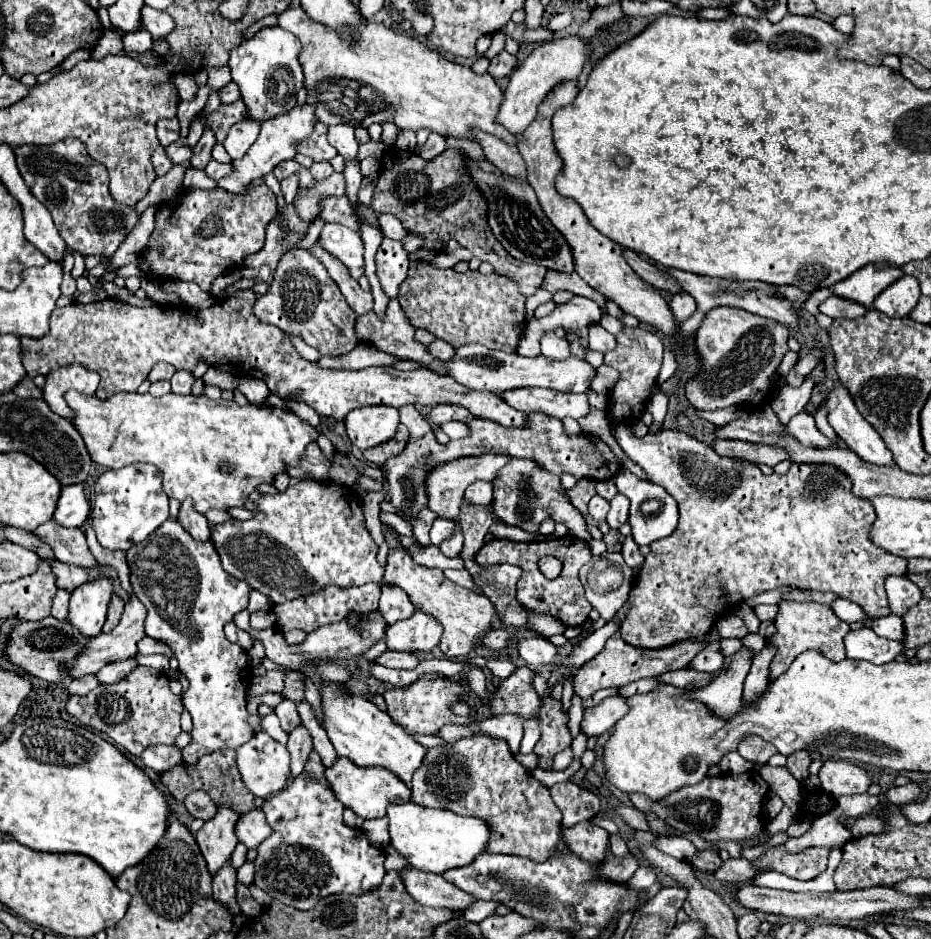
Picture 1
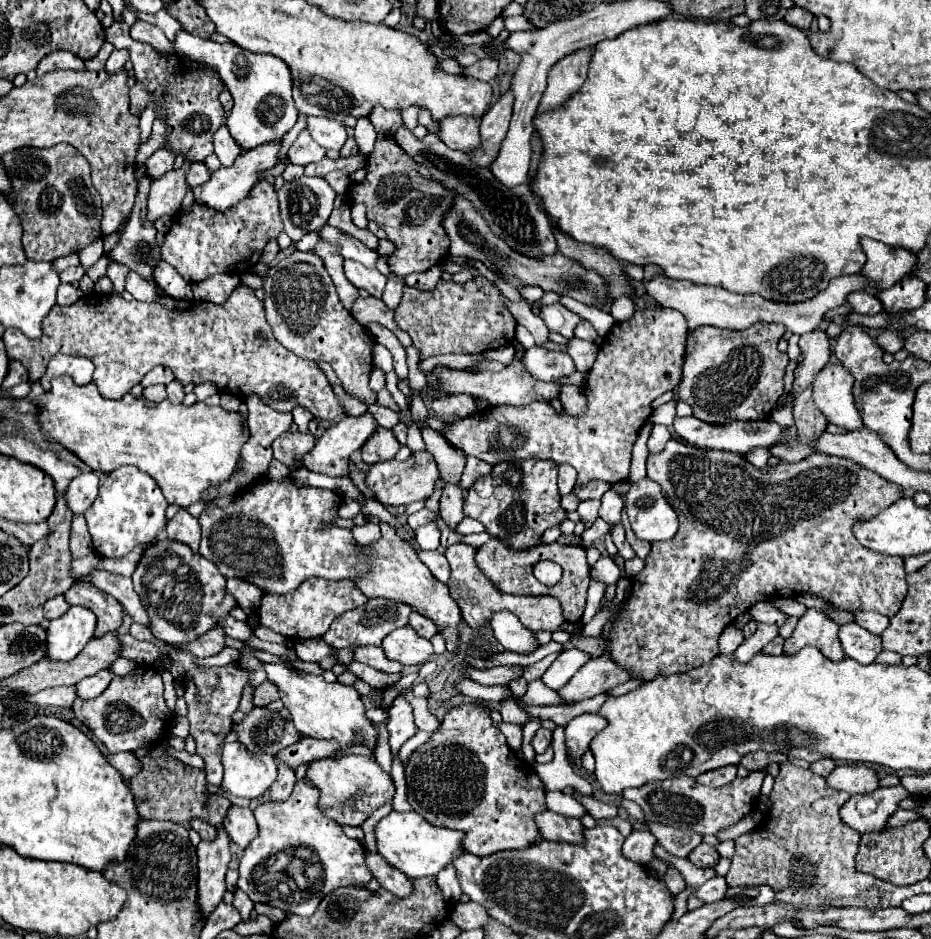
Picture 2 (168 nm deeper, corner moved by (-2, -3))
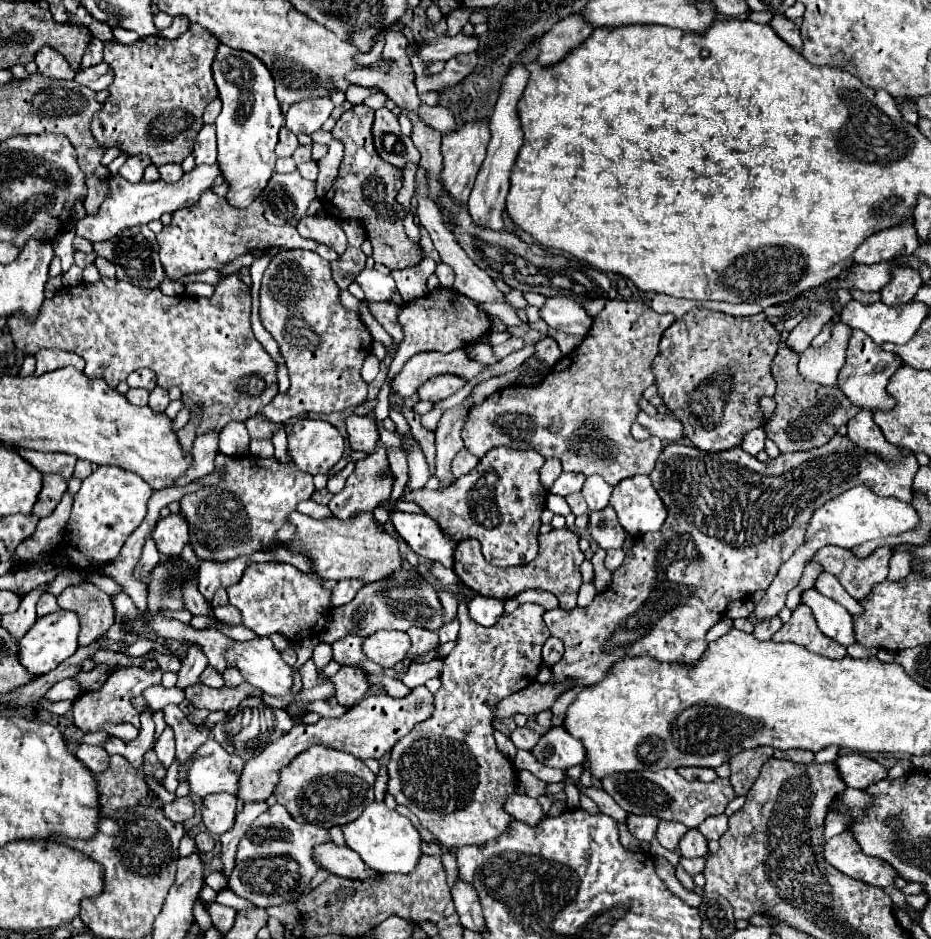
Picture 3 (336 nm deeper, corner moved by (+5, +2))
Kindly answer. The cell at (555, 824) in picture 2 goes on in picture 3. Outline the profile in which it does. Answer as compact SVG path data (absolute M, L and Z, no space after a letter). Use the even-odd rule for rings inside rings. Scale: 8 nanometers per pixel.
M513 795L513 799L509 799L509 803L505 803L505 811L509 811L509 815L513 815L513 819L517 819L529 827L539 825L541 819L545 817L545 811L537 803L537 799L527 797L527 795Z

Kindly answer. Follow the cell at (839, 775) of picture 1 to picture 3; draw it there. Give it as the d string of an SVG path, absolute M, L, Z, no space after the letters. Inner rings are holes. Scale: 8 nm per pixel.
M857 753L841 755L835 761L835 767L843 783L853 789L867 789L869 785L887 777L887 771L877 761Z

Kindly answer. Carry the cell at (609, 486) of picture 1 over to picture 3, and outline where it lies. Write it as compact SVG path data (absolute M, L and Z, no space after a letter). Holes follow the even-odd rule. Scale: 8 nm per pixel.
M561 473L559 479L553 483L553 487L549 491L555 493L555 495L563 495L565 497L569 493L581 491L583 483L585 483L585 475L581 475L581 473Z

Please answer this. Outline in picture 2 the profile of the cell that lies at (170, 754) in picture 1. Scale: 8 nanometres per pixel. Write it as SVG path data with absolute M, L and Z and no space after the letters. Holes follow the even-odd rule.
M118 752L118 754L108 754L106 760L110 760L110 764L124 776L136 776L136 772L140 772L140 762L132 752Z

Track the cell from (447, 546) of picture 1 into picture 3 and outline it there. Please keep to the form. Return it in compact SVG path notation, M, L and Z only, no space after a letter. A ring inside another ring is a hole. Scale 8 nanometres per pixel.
M465 399L461 405L449 409L441 417L439 427L435 431L435 437L437 437L435 439L435 445L437 445L437 471L435 471L435 475L441 481L441 489L449 487L455 481L455 477L451 473L451 461L455 459L457 451L463 449L461 427L467 419L469 405L471 405L471 399Z

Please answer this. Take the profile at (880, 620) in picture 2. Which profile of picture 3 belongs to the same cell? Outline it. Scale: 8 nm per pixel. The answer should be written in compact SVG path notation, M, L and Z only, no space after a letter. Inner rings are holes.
M821 573L821 575L817 577L815 589L817 589L821 595L825 595L825 597L837 601L839 605L843 605L851 615L861 615L861 613L865 613L865 607L863 607L857 599L853 599L853 597L843 589L843 585L841 585L833 575L829 575L829 573Z

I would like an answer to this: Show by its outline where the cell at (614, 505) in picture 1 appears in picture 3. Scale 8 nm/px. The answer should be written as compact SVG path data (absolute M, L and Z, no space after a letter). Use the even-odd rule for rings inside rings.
M591 475L591 477L587 477L581 493L591 511L601 511L601 509L605 509L605 505L609 505L611 491L613 491L613 487L609 483L605 483L605 479L601 479L599 475Z

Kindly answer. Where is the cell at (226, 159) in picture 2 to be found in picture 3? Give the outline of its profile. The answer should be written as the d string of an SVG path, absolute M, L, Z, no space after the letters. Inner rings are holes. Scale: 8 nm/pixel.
M203 125L203 129L197 135L193 155L195 155L197 165L217 163L217 137L215 137L215 127L213 125Z

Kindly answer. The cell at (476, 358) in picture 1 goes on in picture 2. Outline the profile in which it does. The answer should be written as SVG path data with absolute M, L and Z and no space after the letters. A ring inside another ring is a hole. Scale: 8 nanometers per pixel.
M540 346L530 348L524 354L522 362L524 362L524 368L532 376L536 376L538 380L544 380L544 382L554 382L562 376L576 372L576 366L566 352L546 350L546 348L540 348Z

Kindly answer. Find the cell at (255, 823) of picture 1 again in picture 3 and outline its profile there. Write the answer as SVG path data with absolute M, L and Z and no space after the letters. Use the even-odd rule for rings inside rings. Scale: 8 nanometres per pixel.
M229 793L207 795L203 799L201 813L203 813L205 827L215 835L223 835L229 829L233 829L235 815L237 815L237 797Z

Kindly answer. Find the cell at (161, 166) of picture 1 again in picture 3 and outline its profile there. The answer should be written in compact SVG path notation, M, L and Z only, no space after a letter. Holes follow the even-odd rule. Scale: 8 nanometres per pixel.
M147 225L129 227L127 231L123 231L123 235L115 235L113 239L93 243L93 249L99 257L105 257L111 263L115 263L117 279L133 283L137 287L149 287L149 289L159 287L159 283L165 275L163 267L161 267L161 261L159 261L159 243L155 239L155 233L149 231Z

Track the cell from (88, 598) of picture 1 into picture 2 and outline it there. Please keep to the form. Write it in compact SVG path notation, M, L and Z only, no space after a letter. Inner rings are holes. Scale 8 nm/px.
M72 606L60 620L52 620L48 630L48 658L68 662L76 658L82 648L94 638L96 616L84 606Z

